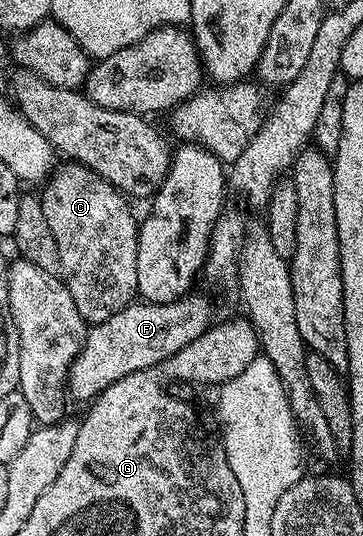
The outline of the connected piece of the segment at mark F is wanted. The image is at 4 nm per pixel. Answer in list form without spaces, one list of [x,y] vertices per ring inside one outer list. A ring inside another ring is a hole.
[[[189,292],[168,305],[133,303],[118,311],[118,315],[110,315],[110,319],[91,326],[68,372],[66,389],[69,396],[89,402],[110,387],[110,383],[134,371],[153,369],[158,363],[172,361],[175,353],[183,354],[186,343],[194,343],[198,335],[214,324],[211,299],[196,292]]]

